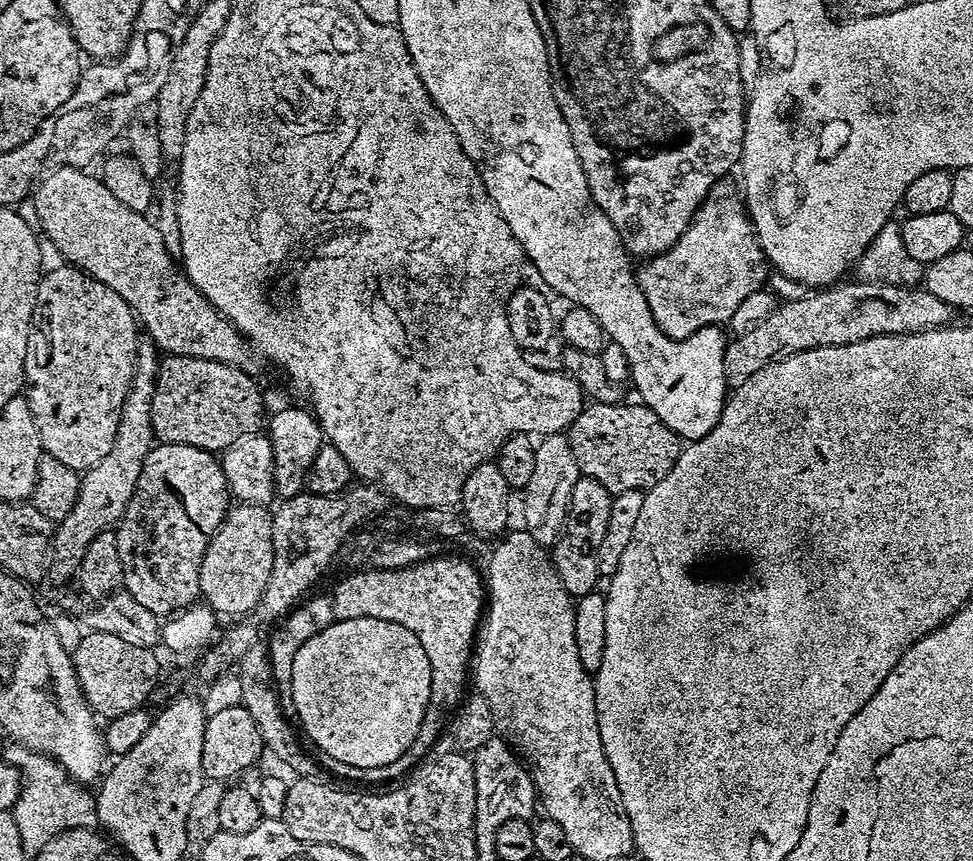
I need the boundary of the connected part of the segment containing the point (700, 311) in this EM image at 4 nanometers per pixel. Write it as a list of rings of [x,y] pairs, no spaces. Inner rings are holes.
[[[714,185],[682,238],[670,250],[645,259],[636,272],[654,320],[672,340],[685,340],[703,328],[724,326],[770,273],[751,219],[732,205],[732,192],[726,185]]]

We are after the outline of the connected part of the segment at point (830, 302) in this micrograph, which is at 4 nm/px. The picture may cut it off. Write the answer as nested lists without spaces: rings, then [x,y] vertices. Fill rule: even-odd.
[[[836,282],[831,286],[812,290],[809,296],[788,300],[781,308],[764,316],[749,332],[744,332],[728,345],[728,378],[733,385],[742,383],[750,374],[758,374],[766,366],[782,358],[790,358],[799,352],[846,346],[869,340],[875,336],[897,336],[929,332],[931,328],[943,328],[953,323],[952,305],[934,298],[923,287],[904,287],[900,284]]]

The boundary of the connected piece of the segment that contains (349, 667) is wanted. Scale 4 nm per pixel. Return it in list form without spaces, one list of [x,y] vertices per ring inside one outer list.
[[[354,618],[353,620],[336,620],[328,628],[322,630],[298,650],[293,664],[292,676],[292,708],[296,716],[300,719],[300,724],[304,727],[304,732],[328,755],[329,761],[337,760],[346,762],[346,766],[358,766],[359,768],[377,768],[386,766],[402,754],[414,742],[418,730],[422,726],[422,718],[428,709],[430,702],[430,658],[426,658],[426,650],[422,650],[422,642],[406,626],[398,626],[394,622],[382,622],[374,618]]]

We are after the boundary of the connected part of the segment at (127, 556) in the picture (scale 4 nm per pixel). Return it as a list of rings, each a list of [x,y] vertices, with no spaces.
[[[157,443],[142,466],[132,501],[115,529],[118,558],[122,558],[123,587],[155,616],[171,617],[201,599],[200,567],[208,542],[224,523],[230,507],[228,479],[215,455],[194,446]]]

